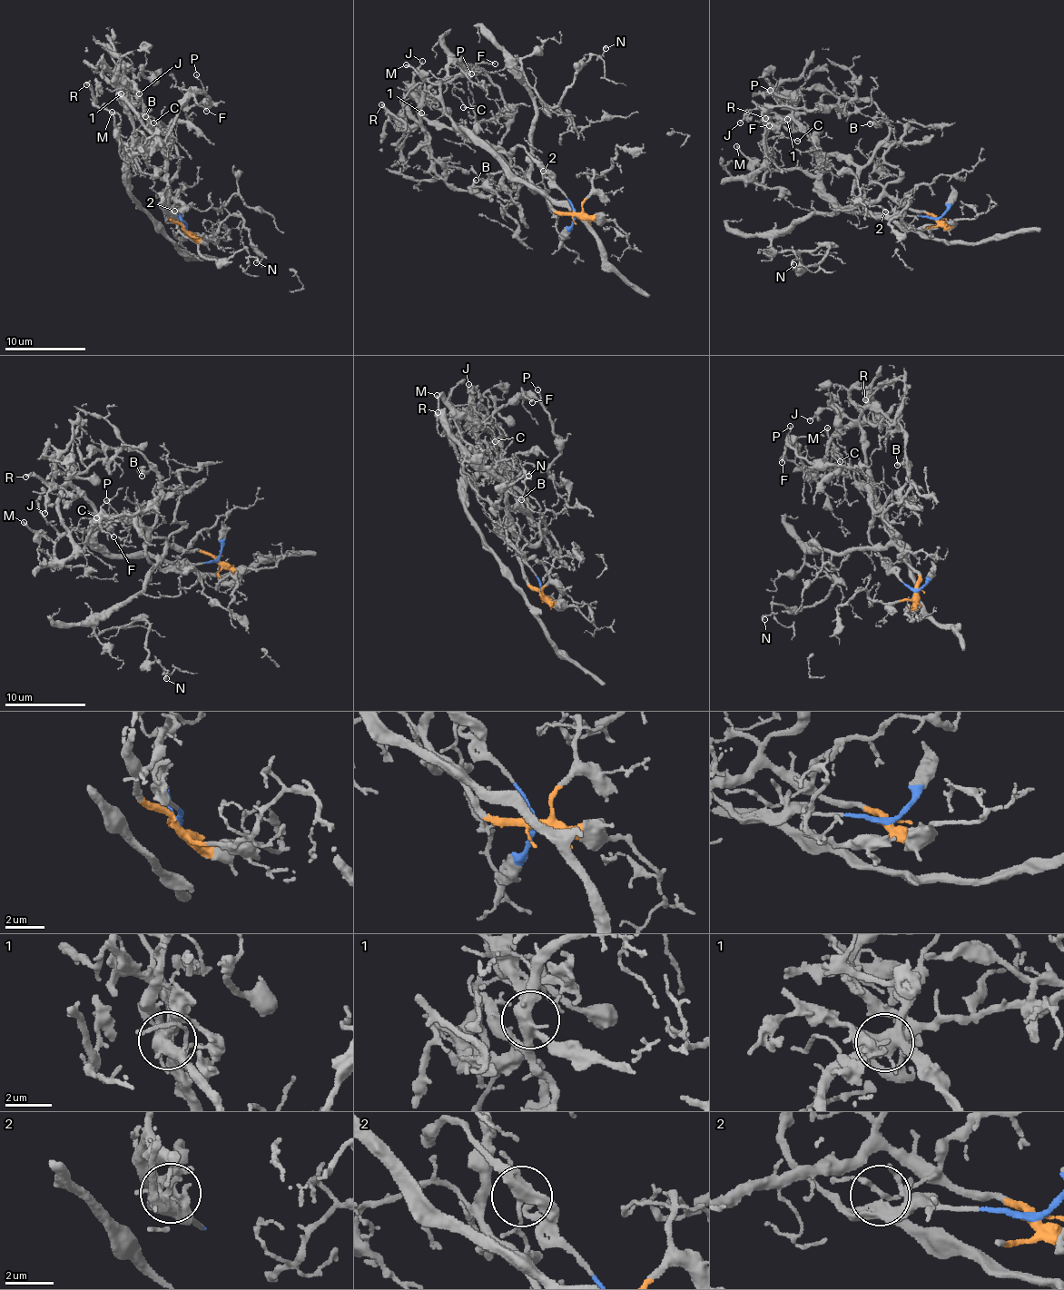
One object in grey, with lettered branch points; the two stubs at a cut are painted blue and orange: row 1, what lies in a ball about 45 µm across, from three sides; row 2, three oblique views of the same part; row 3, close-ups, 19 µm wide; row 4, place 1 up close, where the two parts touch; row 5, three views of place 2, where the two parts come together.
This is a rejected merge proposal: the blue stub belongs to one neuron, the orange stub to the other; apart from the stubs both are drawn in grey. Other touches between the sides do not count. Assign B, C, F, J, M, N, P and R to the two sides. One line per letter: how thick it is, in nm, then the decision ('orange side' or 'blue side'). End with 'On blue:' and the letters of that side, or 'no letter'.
B: calibre 340 nm; blue side
C: calibre 90 nm; orange side
F: calibre 140 nm; orange side
J: calibre 170 nm; blue side
M: calibre 200 nm; orange side
N: calibre 160 nm; orange side
P: calibre 90 nm; orange side
R: calibre 320 nm; blue side
On blue: B, J, R

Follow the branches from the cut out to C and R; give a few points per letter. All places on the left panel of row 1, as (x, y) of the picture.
C: (184, 229), (169, 216), (176, 126), (188, 119), (183, 108), (211, 99), (193, 93), (164, 134), (152, 123)
R: (184, 229), (170, 213), (167, 162), (132, 130), (122, 80), (106, 71), (95, 100), (85, 83)

